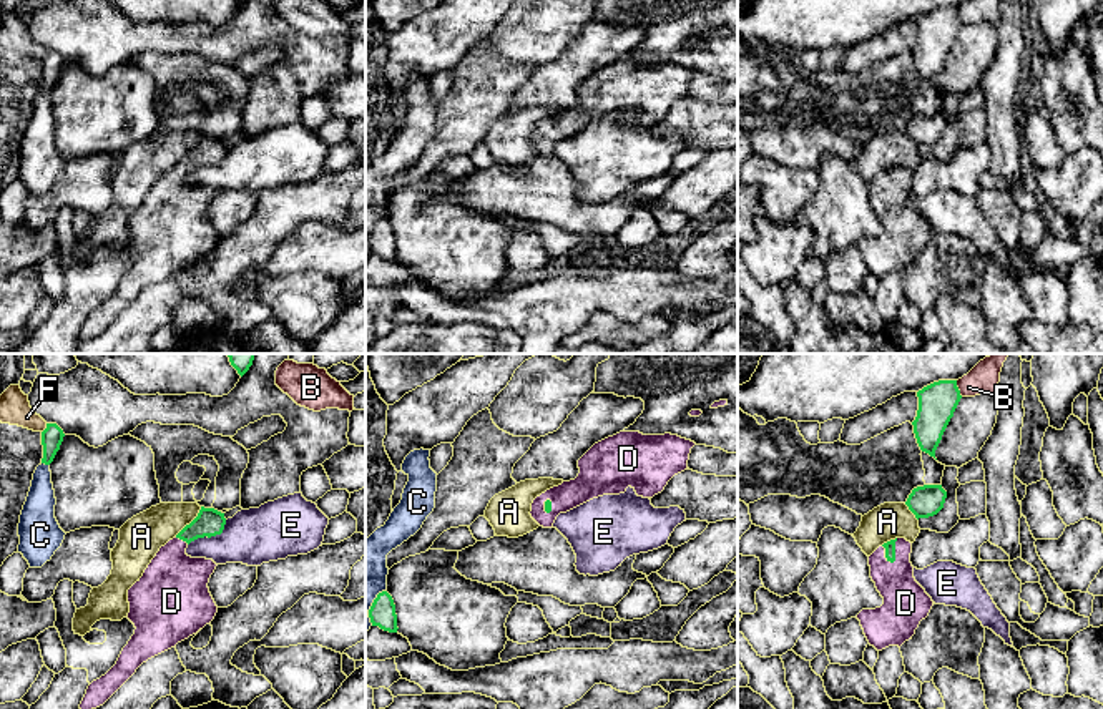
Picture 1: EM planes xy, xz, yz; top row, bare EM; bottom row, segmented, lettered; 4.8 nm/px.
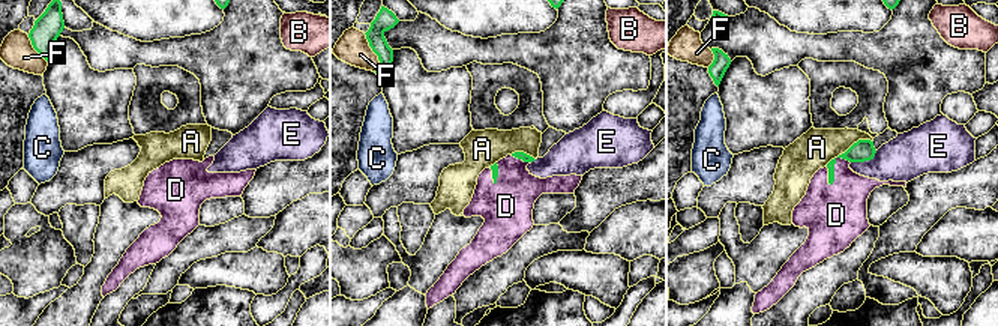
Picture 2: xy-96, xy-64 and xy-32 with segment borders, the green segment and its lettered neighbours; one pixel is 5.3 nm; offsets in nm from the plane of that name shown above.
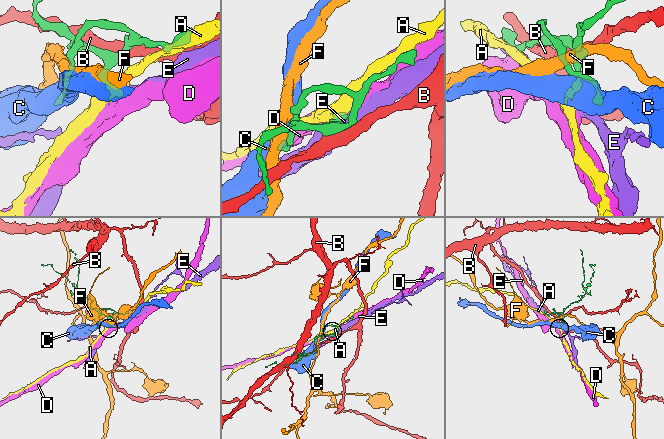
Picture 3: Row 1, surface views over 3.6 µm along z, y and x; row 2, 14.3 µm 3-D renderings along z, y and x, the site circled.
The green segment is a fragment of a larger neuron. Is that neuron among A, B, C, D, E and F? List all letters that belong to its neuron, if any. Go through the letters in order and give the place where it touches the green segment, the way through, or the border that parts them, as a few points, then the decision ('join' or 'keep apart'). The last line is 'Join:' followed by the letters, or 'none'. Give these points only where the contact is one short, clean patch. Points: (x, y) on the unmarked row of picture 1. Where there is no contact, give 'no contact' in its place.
A: meets green in xy at (191, 150); keep apart
B: meets green in yz at (957, 17); keep apart
C: meets green in xz at (371, 234); keep apart
D: meets green in yz at (894, 180); runs through yz (889, 175), (894, 180), (894, 210), (906, 229); join
E: meets green in xy at (210, 165); border along xy (226, 148), (220, 161), (198, 165), (188, 173); keep apart
F: meets green in xy at (45, 57); border along xy (47, 52), (42, 60); keep apart
Join: D

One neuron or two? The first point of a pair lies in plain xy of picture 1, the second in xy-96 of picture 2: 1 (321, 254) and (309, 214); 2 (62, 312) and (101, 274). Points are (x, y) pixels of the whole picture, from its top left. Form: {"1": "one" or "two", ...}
{"1": "one", "2": "one"}

